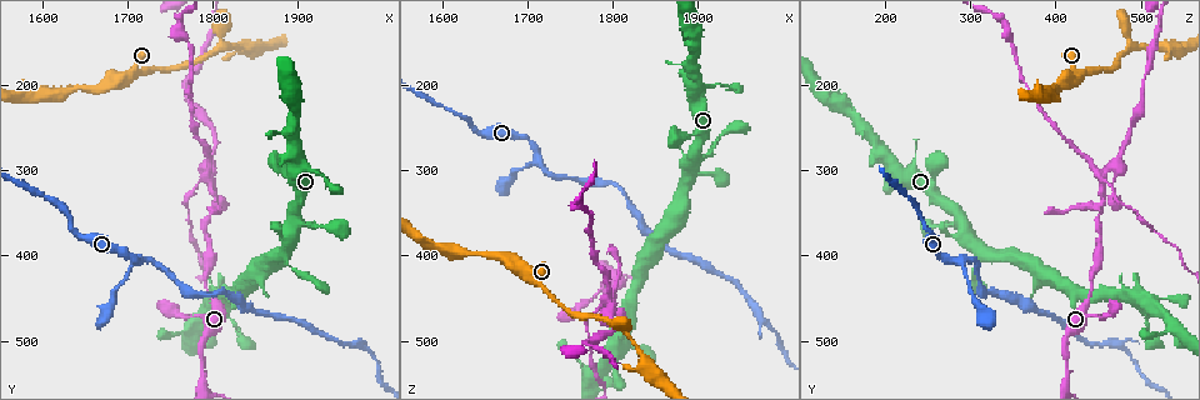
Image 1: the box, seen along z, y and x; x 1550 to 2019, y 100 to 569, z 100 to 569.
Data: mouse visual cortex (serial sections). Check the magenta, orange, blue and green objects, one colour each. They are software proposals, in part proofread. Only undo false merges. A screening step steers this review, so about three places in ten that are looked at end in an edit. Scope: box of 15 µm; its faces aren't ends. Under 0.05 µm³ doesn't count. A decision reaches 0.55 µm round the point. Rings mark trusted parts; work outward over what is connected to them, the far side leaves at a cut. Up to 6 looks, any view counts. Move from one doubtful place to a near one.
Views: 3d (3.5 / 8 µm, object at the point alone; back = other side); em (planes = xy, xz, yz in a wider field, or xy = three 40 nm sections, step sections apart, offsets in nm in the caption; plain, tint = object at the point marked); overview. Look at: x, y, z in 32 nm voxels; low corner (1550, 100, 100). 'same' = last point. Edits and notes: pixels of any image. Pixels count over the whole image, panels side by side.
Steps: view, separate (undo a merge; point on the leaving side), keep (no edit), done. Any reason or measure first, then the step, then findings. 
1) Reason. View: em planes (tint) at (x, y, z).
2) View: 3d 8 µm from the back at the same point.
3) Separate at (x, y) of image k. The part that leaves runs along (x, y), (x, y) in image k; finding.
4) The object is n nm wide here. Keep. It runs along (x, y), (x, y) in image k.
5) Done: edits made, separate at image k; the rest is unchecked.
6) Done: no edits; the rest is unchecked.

Looks like a crossing. View: 3d 8 µm at (1815, 455, 500).

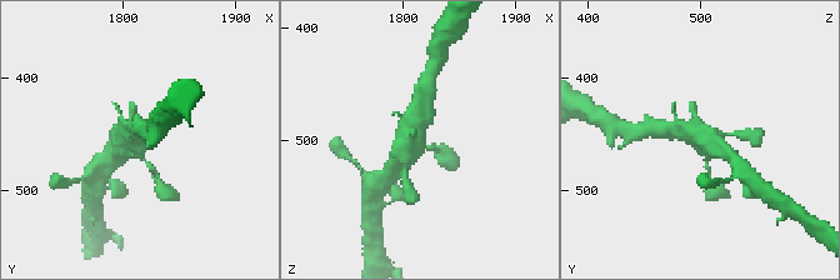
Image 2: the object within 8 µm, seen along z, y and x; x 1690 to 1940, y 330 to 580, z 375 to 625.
Shape alone is not enough. View: em planes (tint) at (1814, 456, 500).

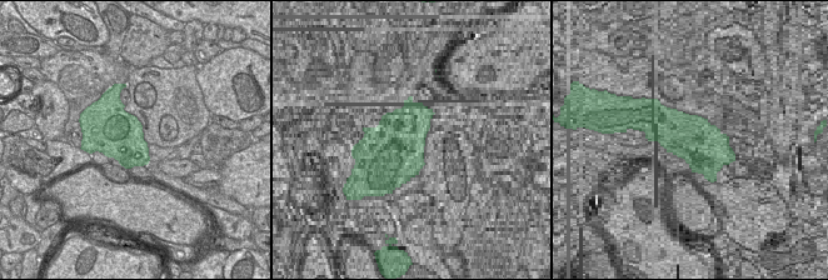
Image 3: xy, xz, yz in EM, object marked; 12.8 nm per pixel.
The object is 600 nm wide here. Keep. It runs along (418, 113), (403, 159), (393, 170) in image 2; one cell here.

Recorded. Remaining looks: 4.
View: 3d 8 µm at (1775, 475, 540).

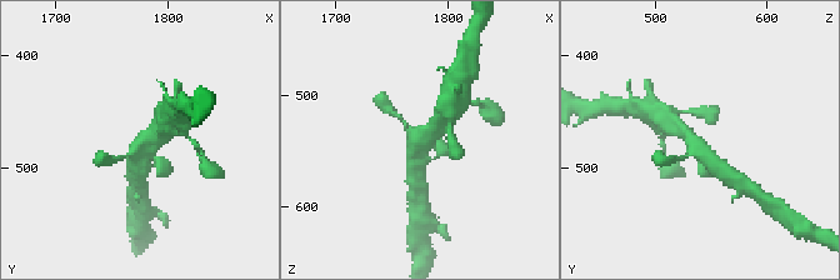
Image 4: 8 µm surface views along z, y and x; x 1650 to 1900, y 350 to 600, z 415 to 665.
View: 3d 3.5 µm at (1774, 476, 536).

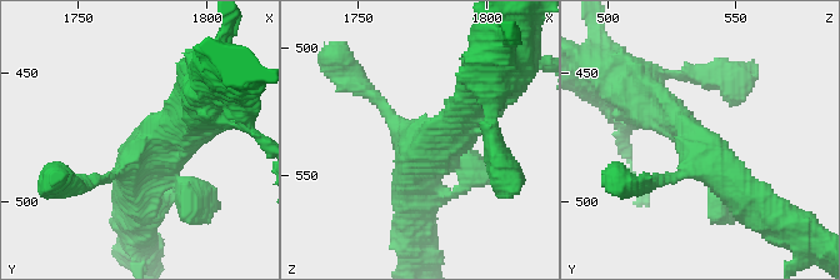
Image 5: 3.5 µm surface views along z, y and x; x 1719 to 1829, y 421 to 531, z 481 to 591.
4 arms meet here; the arms are 150, 200, 400, 450 nm wide. View: em xy step 3 (tint) at (1775, 479, 538).

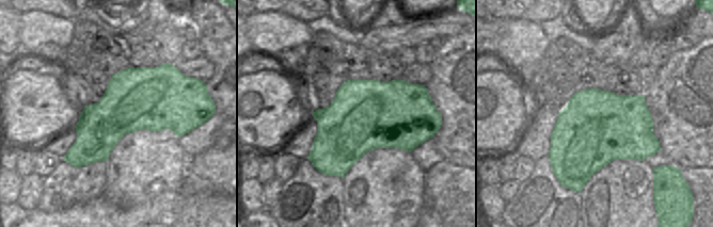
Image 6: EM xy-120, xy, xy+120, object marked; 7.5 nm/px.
The object is 550 nm wide here. Keep. It runs along (656, 111), (699, 139), (756, 208) in image 5; one cell here.

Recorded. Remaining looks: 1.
Done: no edits; the rest is unchecked.

